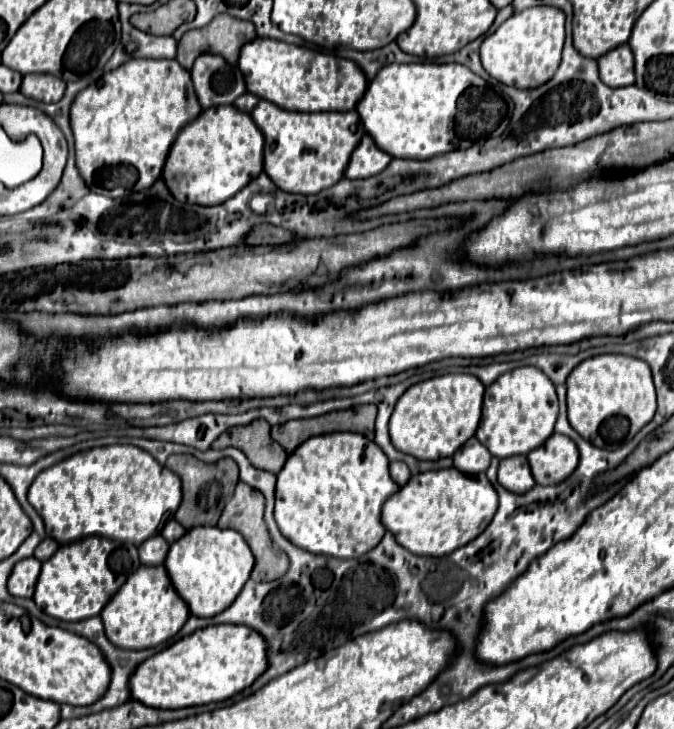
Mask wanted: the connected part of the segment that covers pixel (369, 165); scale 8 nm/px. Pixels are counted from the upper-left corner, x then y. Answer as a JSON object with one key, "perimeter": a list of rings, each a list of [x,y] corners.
{"perimeter":[[[364,136],[350,158],[346,178],[370,178],[374,174],[380,174],[390,162],[392,162],[390,154],[380,150],[370,136]]]}

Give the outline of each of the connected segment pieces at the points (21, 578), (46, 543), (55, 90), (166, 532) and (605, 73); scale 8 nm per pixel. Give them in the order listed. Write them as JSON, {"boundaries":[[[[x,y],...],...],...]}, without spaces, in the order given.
{"boundaries":[[[[32,556],[32,558],[24,558],[22,562],[18,562],[8,578],[8,592],[12,596],[20,596],[20,598],[32,598],[34,594],[34,586],[40,574],[40,562]]],[[[44,538],[40,544],[38,544],[38,550],[34,550],[34,556],[40,560],[40,562],[46,562],[46,558],[50,558],[56,550],[58,550],[58,542],[54,538]]],[[[28,74],[20,86],[20,92],[38,102],[60,102],[64,96],[66,82],[50,74]]],[[[170,520],[166,526],[164,526],[164,530],[162,530],[162,536],[172,544],[172,542],[176,542],[178,538],[182,538],[186,534],[186,528],[182,526],[182,524],[178,524],[176,520]]],[[[622,44],[602,58],[598,58],[600,78],[606,86],[628,86],[634,84],[634,56],[628,44]]]]}

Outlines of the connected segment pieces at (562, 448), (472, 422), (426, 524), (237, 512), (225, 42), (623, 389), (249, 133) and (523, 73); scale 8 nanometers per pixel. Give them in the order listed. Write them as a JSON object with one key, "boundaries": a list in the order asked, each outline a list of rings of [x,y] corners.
{"boundaries":[[[[552,434],[542,446],[528,454],[528,462],[536,484],[558,484],[576,470],[578,448],[570,438],[562,434]]],[[[446,374],[410,386],[410,390],[406,390],[406,394],[402,394],[402,398],[398,400],[394,418],[390,418],[390,438],[394,446],[418,460],[440,460],[452,456],[466,440],[476,434],[476,428],[482,418],[484,390],[484,384],[472,374]]],[[[442,468],[432,472],[422,472],[410,478],[396,494],[392,494],[382,506],[382,524],[390,530],[400,546],[418,556],[448,556],[454,550],[466,546],[476,536],[480,536],[488,522],[492,522],[498,510],[498,494],[486,474],[464,474],[456,468]]],[[[238,482],[232,500],[226,504],[226,508],[224,508],[224,512],[222,512],[220,520],[218,520],[218,526],[236,530],[246,538],[246,542],[248,542],[248,546],[250,546],[250,550],[252,550],[252,554],[256,558],[256,566],[252,570],[252,580],[256,580],[256,582],[278,580],[288,572],[288,568],[290,568],[288,556],[284,552],[274,550],[272,538],[268,534],[268,528],[266,528],[266,522],[264,522],[264,496],[262,496],[260,490],[244,484],[244,482]]],[[[218,14],[208,26],[200,30],[190,30],[178,42],[176,60],[186,70],[192,70],[194,60],[202,52],[212,52],[228,62],[238,62],[244,44],[256,38],[256,28],[248,20],[238,20],[230,14]]],[[[600,354],[580,362],[568,376],[568,420],[588,442],[616,450],[630,442],[656,412],[656,390],[650,366],[624,354]]],[[[218,106],[202,110],[202,114],[182,128],[174,142],[174,150],[170,150],[170,158],[166,158],[164,166],[164,180],[180,202],[186,204],[200,204],[200,206],[216,206],[234,198],[244,186],[248,186],[258,174],[264,170],[264,136],[260,128],[254,124],[252,116],[240,112],[236,106]]],[[[533,6],[514,12],[494,34],[486,36],[480,46],[484,70],[514,88],[534,88],[548,82],[558,64],[564,46],[564,12],[554,6]]]]}

